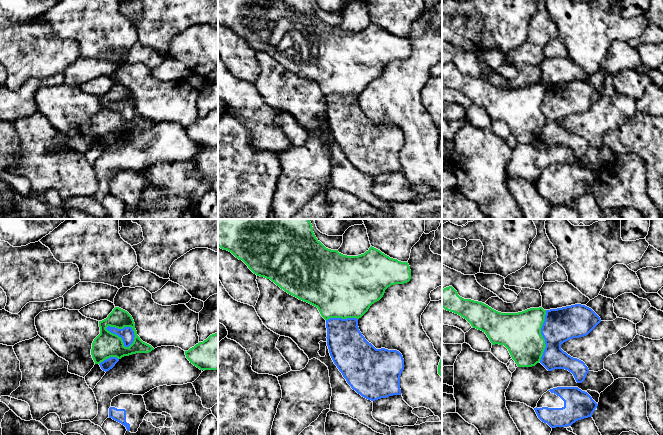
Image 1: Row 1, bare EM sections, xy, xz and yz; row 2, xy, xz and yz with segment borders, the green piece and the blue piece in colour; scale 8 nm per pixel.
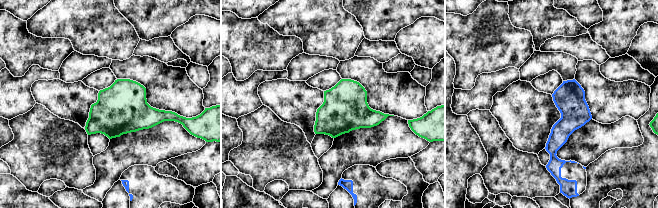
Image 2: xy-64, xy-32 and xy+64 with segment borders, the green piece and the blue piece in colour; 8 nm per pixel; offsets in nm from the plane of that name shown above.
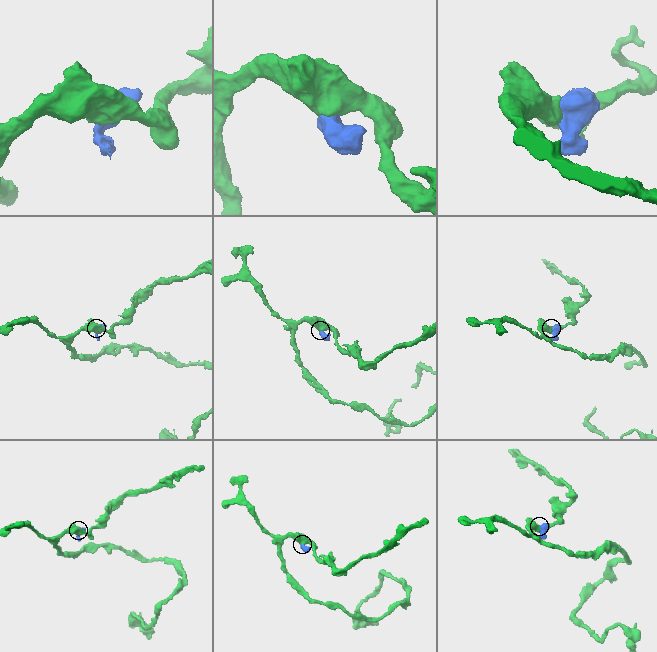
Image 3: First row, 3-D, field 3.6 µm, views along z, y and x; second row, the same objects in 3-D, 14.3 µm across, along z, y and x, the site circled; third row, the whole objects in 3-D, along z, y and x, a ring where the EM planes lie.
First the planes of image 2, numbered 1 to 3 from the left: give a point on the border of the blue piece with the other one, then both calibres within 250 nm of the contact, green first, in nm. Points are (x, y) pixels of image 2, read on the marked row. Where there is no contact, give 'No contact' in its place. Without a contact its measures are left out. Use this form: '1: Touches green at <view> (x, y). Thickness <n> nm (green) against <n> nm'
1: No contact
2: No contact
3: No contact

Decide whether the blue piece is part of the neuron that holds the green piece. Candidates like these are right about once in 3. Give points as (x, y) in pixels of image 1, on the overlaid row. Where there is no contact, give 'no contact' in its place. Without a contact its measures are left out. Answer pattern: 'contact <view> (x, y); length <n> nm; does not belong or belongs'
contact xy (121, 339); length 260 nm; does not belong

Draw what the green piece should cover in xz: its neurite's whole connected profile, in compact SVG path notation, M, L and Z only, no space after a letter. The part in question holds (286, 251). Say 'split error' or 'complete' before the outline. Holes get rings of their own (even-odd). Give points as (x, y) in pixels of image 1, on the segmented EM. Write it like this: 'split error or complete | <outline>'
complete | M218 219L218 247L231 252L236 258L242 260L257 276L270 279L288 294L317 307L321 316L325 320L330 318L359 319L368 311L372 304L379 301L383 297L385 290L388 287L395 284L407 283L411 279L411 270L408 262L401 262L397 259L390 258L372 246L364 254L358 256L347 256L339 253L338 250L326 248L316 238L309 219Z

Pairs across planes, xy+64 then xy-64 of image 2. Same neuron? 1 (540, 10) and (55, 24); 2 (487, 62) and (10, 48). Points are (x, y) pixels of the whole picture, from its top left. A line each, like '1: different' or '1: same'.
1: same
2: same

